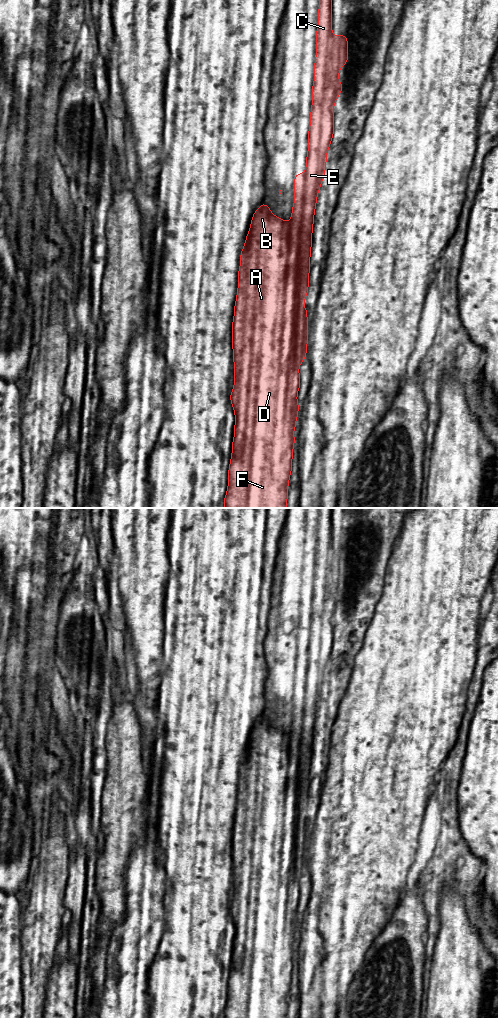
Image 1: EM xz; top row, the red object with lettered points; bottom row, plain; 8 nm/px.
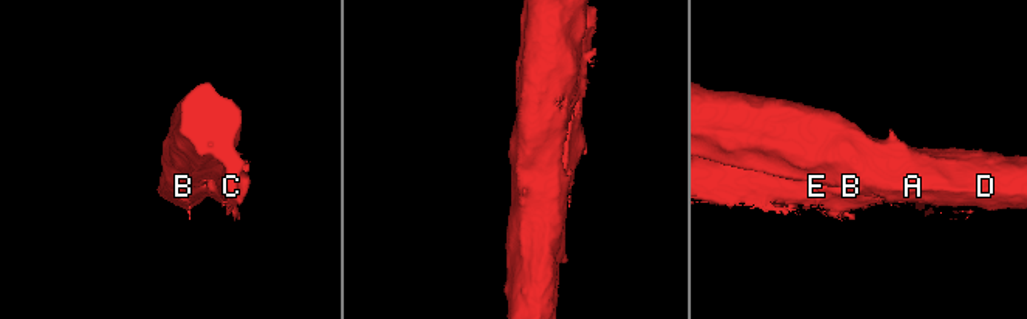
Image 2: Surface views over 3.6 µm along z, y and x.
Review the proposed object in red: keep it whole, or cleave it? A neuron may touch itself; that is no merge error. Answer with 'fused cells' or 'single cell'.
single cell

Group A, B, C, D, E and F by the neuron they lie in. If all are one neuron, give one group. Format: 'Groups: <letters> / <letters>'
Groups: A B C D E F

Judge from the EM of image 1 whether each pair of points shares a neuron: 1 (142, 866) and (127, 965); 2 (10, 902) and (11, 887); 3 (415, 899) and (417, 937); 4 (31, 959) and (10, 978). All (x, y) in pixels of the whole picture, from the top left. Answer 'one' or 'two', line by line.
1: one
2: two
3: one
4: two

